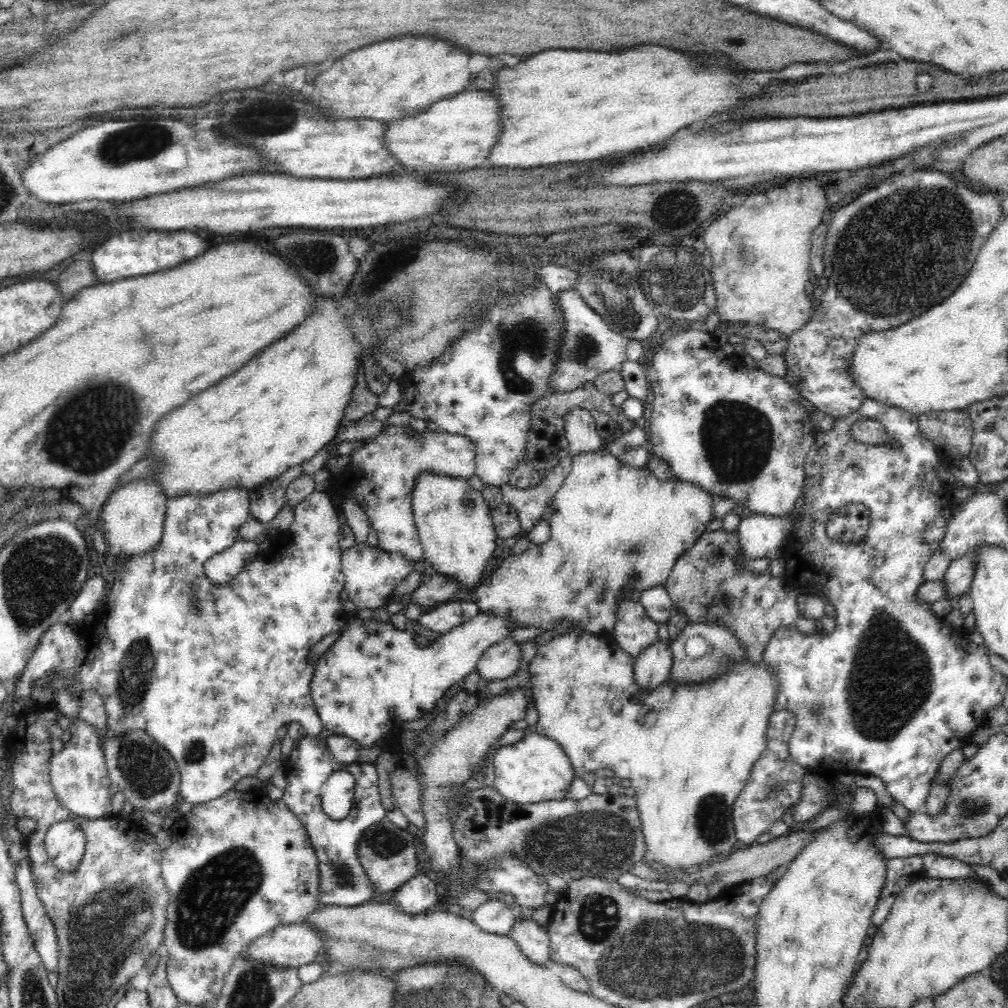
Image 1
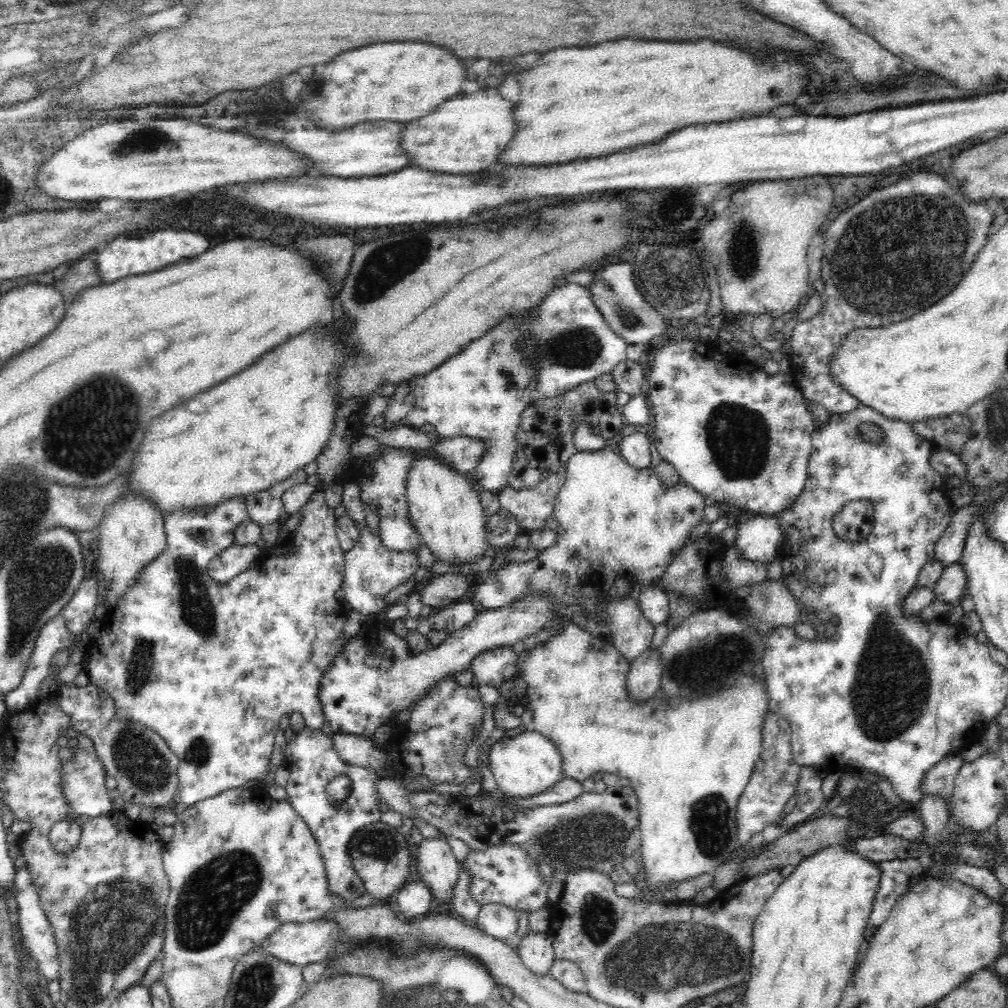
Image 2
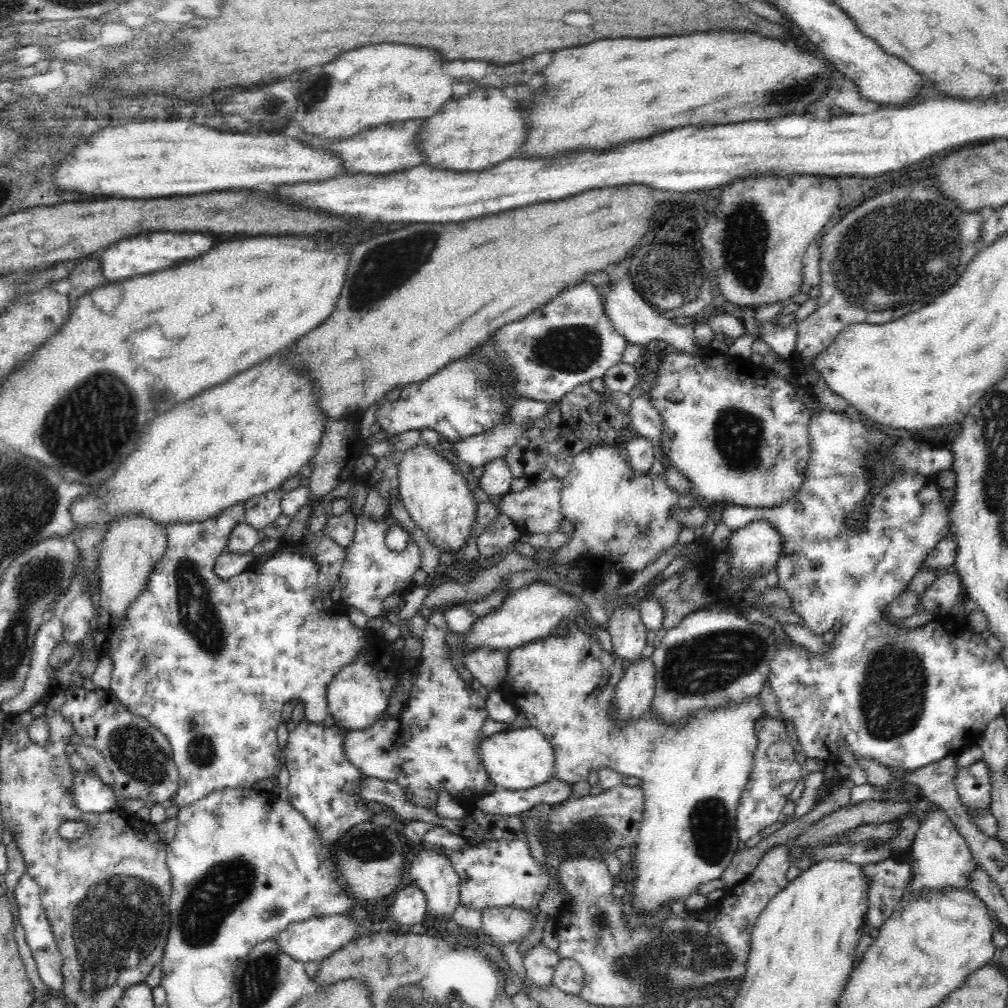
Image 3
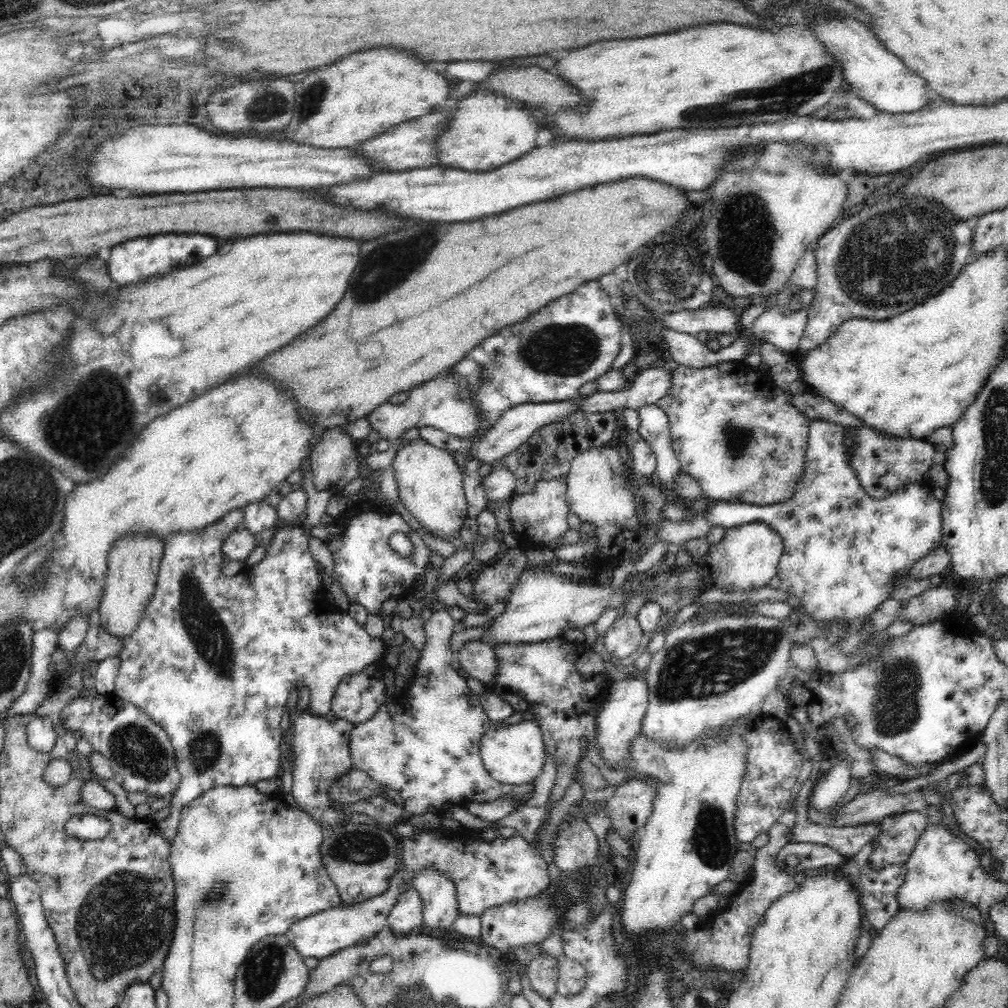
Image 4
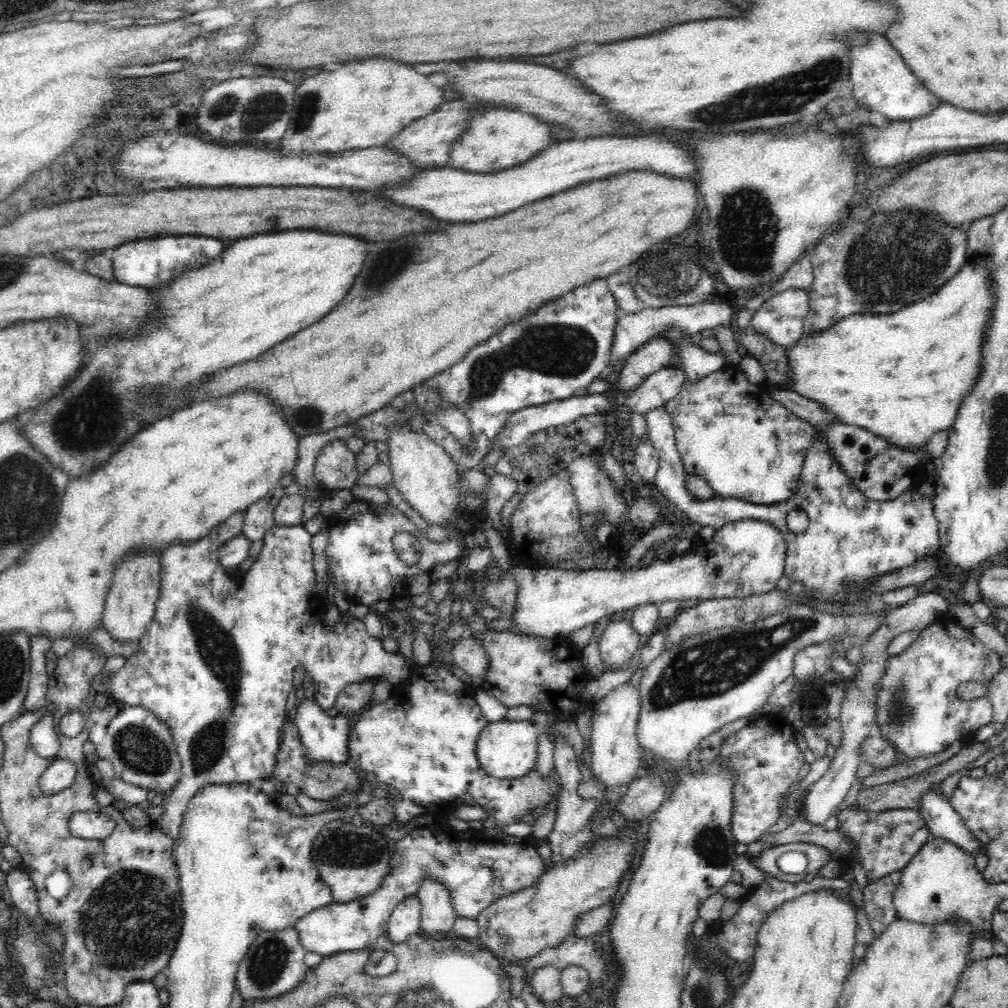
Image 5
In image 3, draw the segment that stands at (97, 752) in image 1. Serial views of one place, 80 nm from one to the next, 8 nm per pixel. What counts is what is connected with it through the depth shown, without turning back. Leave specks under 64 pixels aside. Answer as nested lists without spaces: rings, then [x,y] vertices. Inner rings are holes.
[[[95,771],[74,773],[75,805],[82,812],[98,814],[118,808],[117,795],[106,787]]]

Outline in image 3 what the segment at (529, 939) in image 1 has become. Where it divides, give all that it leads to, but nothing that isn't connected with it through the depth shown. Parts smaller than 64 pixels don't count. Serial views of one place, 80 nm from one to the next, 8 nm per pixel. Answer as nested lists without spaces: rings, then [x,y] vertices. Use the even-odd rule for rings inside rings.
[[[541,942],[538,947],[529,950],[523,957],[523,965],[527,970],[530,984],[538,987],[539,990],[554,985],[553,976],[560,959],[558,953],[544,947]]]

